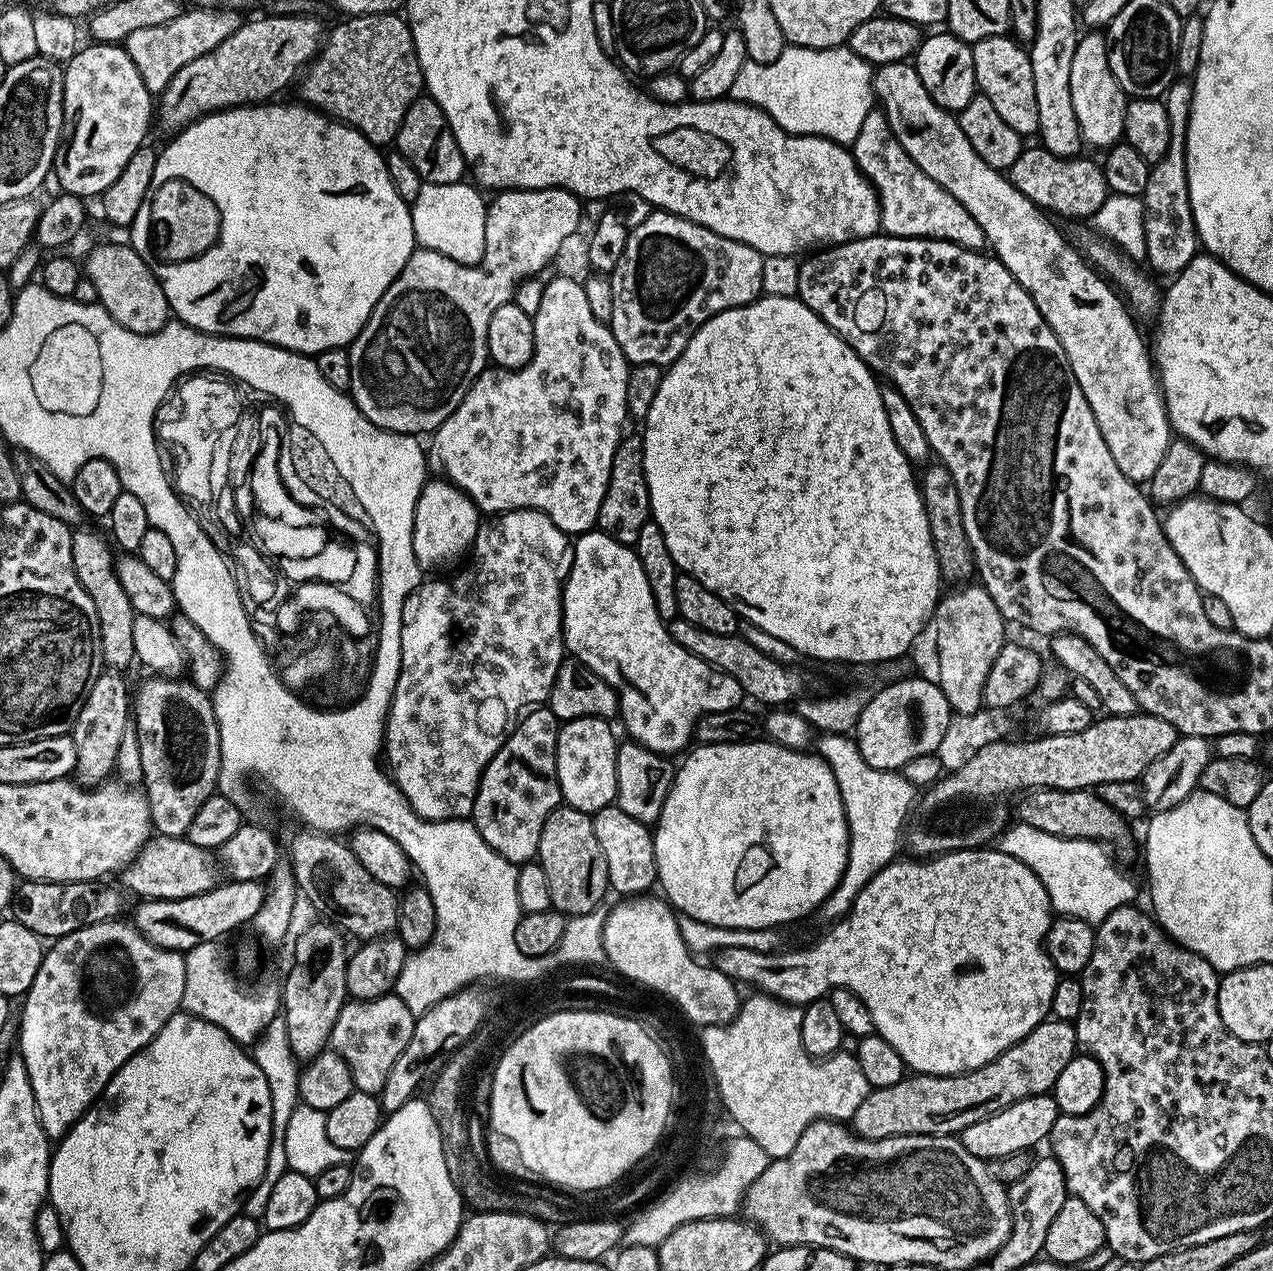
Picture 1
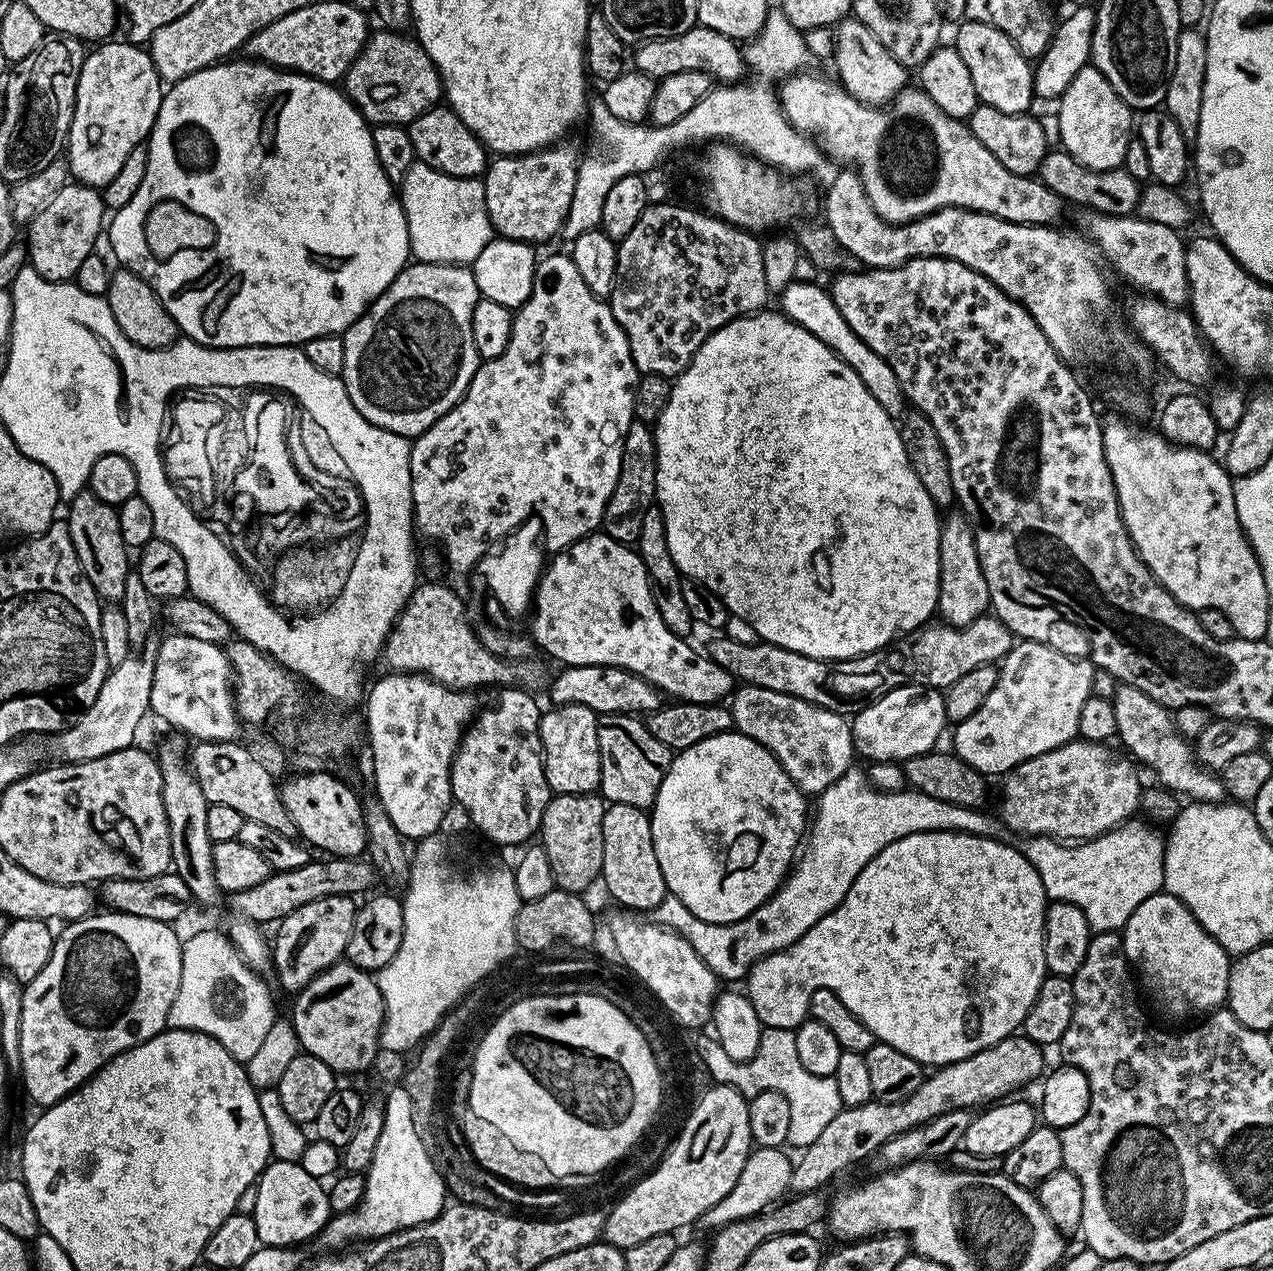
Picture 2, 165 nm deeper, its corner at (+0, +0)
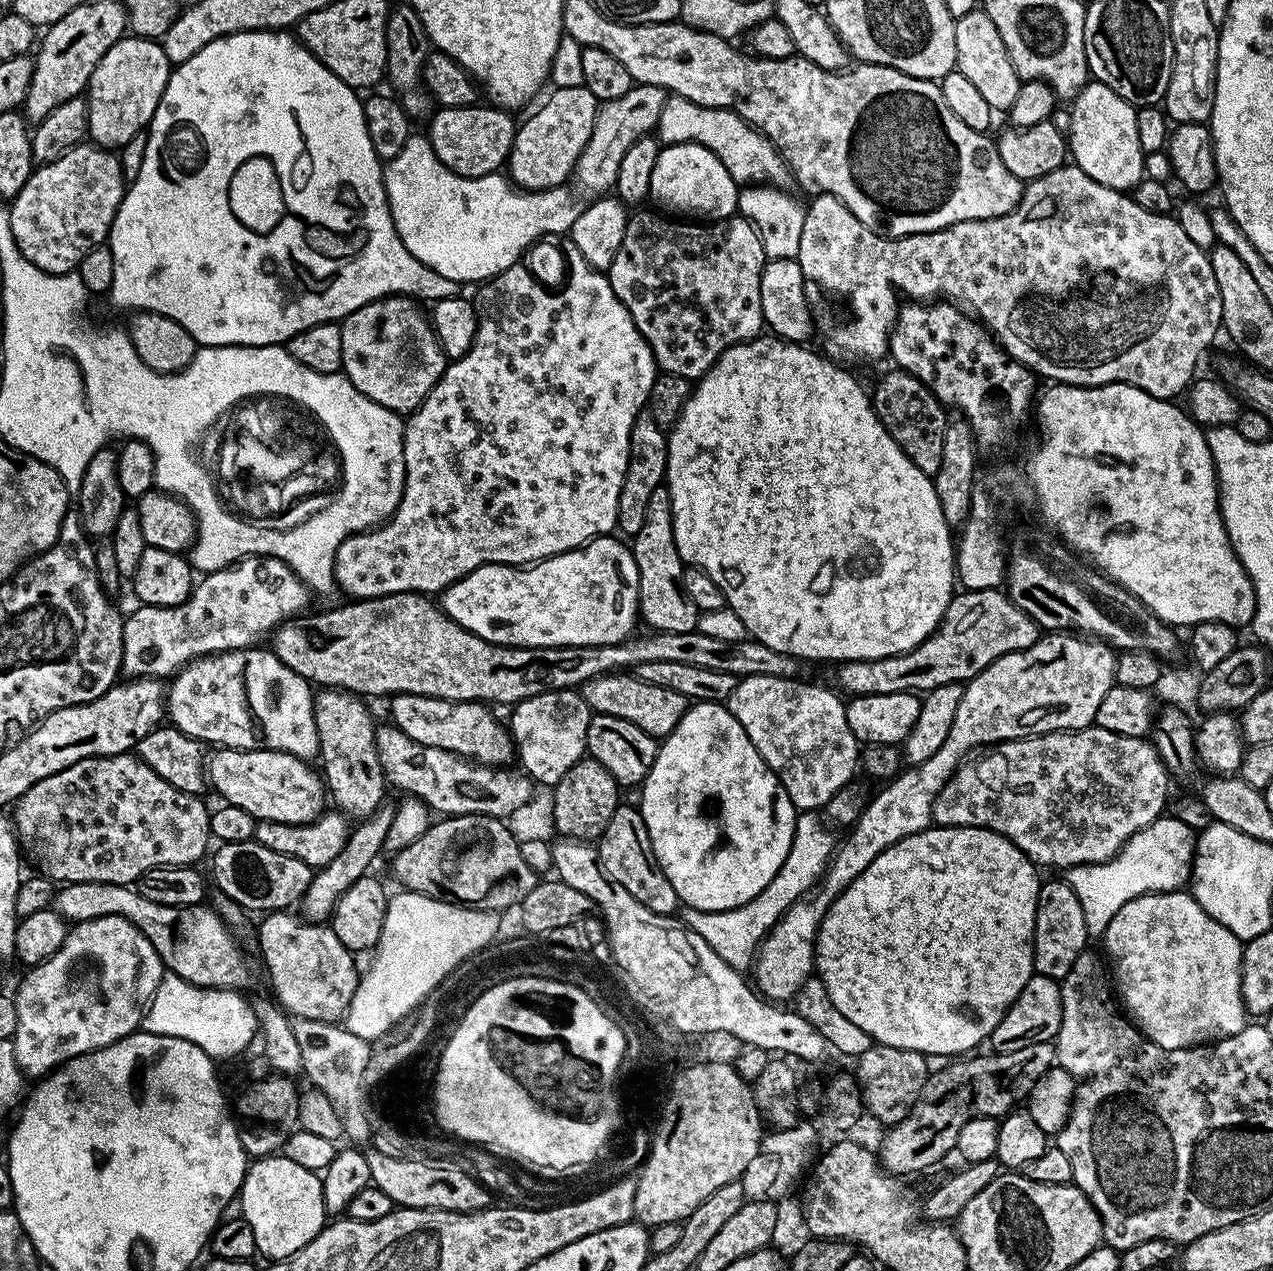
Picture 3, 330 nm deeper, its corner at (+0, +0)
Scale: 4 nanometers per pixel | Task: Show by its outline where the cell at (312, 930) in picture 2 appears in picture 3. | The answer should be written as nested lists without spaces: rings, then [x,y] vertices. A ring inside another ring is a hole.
[[[383,802],[370,817],[366,817],[364,821],[357,823],[349,831],[348,841],[342,850],[342,854],[338,854],[338,858],[334,858],[334,862],[330,862],[325,868],[319,869],[313,875],[302,901],[302,909],[304,908],[302,916],[305,921],[324,922],[336,911],[337,898],[346,894],[354,882],[358,882],[360,878],[365,876],[370,869],[368,867],[375,862],[376,855],[381,855],[384,852],[386,834],[390,830],[390,822],[394,822],[395,813],[395,803]]]

